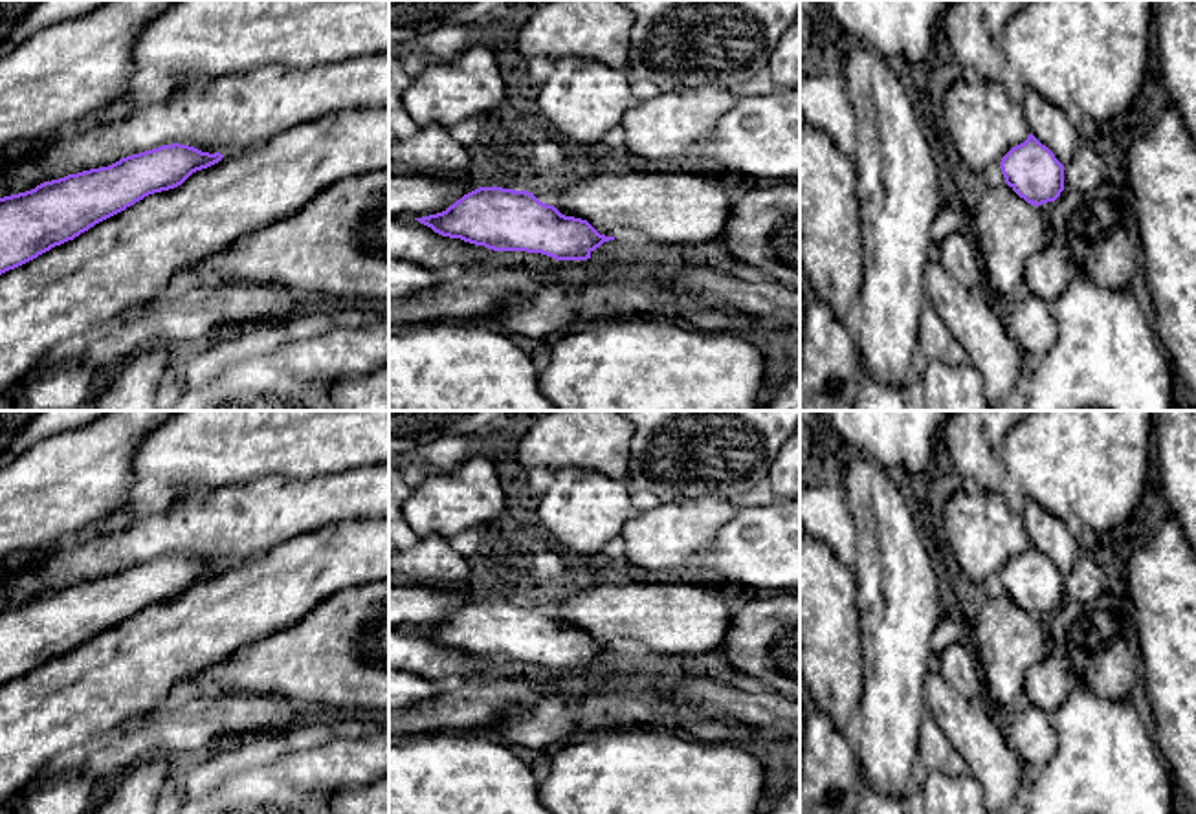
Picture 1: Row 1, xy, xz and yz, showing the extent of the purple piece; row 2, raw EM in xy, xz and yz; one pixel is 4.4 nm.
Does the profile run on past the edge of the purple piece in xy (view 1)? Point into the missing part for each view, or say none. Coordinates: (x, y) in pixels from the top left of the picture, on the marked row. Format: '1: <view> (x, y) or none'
1: xy (127, 259)

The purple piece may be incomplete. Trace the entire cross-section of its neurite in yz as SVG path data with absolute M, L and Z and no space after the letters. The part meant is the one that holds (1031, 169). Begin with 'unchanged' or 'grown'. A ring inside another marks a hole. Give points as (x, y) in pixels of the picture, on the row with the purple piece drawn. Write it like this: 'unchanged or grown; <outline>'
grown; M1033 134L1000 161L1003 185L989 187L972 213L983 284L1003 304L1024 284L1025 262L1049 240L1040 205L1064 191L1064 165Z

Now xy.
grown; M389 104L334 110L229 156L180 143L161 145L0 198L0 394L64 339L88 336L127 308L156 299L174 277L293 214L332 183L382 169L389 169Z

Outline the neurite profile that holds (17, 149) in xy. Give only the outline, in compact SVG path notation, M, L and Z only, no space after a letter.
M44 134L40 138L26 138L11 141L9 145L0 148L0 169L6 163L11 163L15 160L26 158L31 152L35 152L51 134Z

